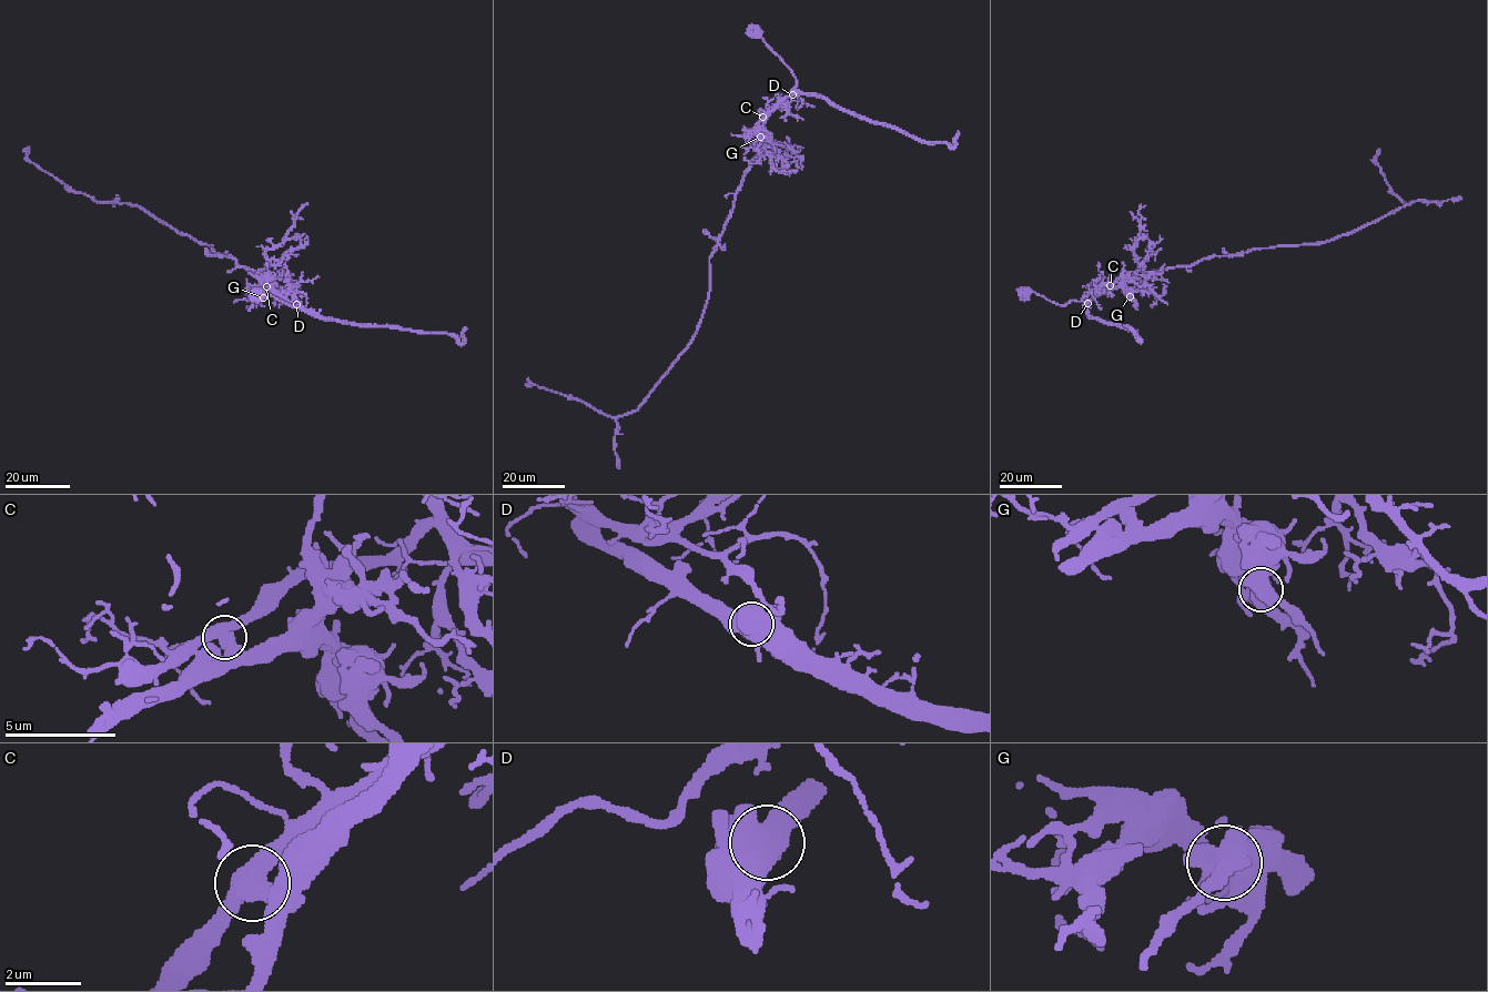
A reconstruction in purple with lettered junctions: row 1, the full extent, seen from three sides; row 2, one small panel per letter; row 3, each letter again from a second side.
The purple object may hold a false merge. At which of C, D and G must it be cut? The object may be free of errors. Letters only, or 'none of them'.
C

